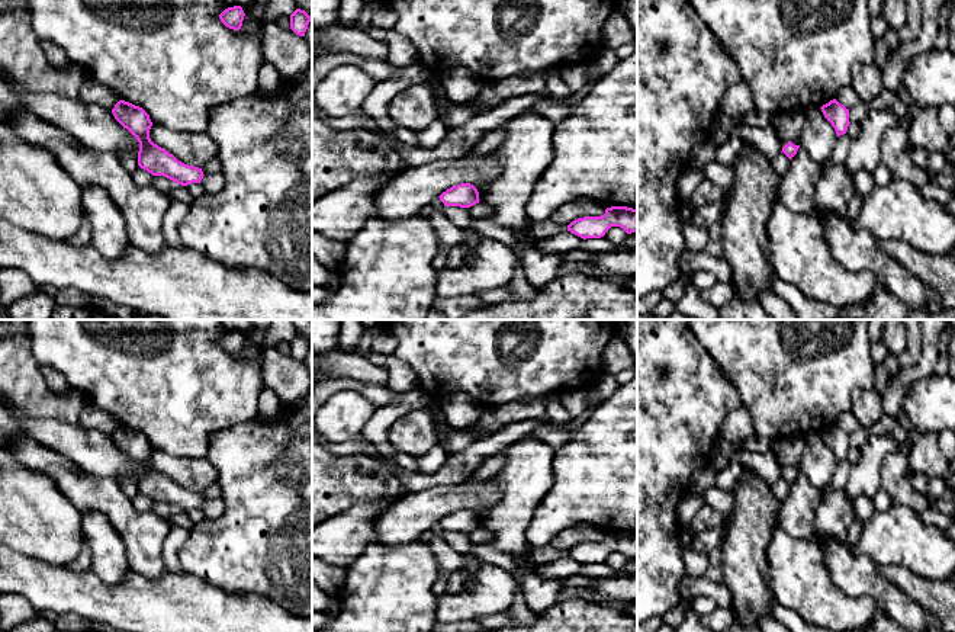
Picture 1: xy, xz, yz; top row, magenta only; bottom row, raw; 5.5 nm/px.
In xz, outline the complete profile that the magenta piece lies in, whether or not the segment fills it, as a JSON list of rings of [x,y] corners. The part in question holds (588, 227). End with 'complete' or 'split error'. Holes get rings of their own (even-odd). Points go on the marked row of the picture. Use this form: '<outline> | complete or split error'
[[[611,206],[601,216],[583,216],[572,221],[567,231],[586,240],[604,237],[611,227],[620,227],[627,234],[637,232],[637,209]]] | complete

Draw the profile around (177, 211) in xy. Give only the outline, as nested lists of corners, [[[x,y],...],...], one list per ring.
[[[170,200],[168,209],[163,218],[163,235],[167,246],[179,247],[183,246],[180,234],[179,234],[179,224],[187,215],[189,205],[180,200]]]

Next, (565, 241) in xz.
[[[563,231],[557,235],[550,235],[543,240],[534,240],[533,246],[540,253],[554,254],[554,253],[569,253],[572,250],[579,250],[583,238],[572,234],[570,231]]]

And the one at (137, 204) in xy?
[[[28,109],[16,110],[12,126],[20,141],[46,150],[81,189],[100,187],[120,211],[131,244],[147,253],[164,250],[163,218],[168,195],[152,185],[138,186],[118,154],[90,150]]]

